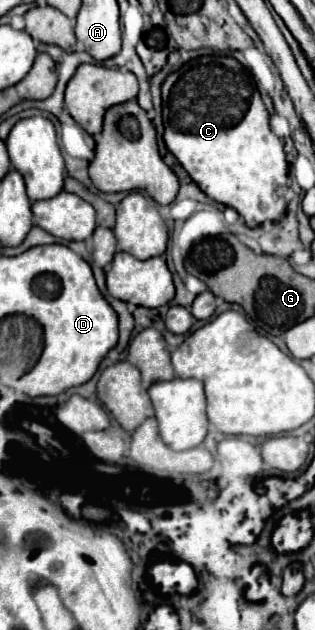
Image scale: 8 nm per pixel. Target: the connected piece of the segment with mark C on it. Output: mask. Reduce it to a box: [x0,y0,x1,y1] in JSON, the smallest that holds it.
[162,57,288,227]

